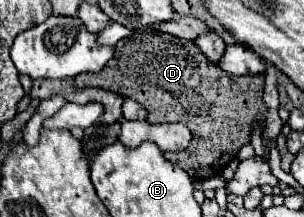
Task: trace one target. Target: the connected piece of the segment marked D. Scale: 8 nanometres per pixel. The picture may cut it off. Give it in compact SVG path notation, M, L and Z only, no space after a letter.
M134 31L130 37L124 37L116 43L114 57L106 63L106 67L98 73L82 73L74 79L76 87L100 87L114 93L122 93L146 107L150 123L184 123L192 131L192 141L186 151L180 153L164 153L164 157L182 167L192 179L208 179L220 175L222 169L238 157L238 151L244 143L250 141L250 127L258 119L266 119L266 105L262 101L262 85L264 75L246 75L246 87L242 87L242 77L230 75L216 65L212 65L194 41L182 41L174 35L160 31Z

